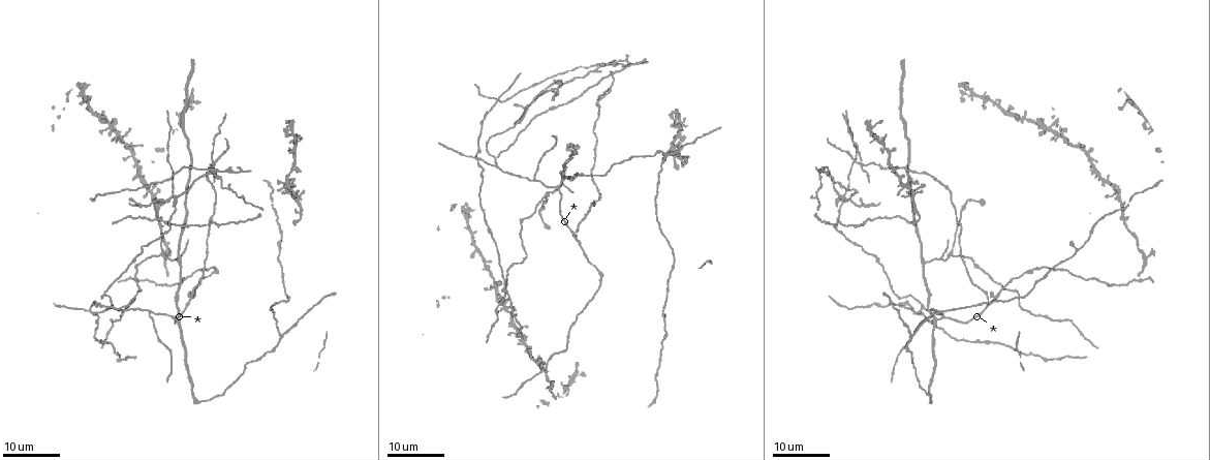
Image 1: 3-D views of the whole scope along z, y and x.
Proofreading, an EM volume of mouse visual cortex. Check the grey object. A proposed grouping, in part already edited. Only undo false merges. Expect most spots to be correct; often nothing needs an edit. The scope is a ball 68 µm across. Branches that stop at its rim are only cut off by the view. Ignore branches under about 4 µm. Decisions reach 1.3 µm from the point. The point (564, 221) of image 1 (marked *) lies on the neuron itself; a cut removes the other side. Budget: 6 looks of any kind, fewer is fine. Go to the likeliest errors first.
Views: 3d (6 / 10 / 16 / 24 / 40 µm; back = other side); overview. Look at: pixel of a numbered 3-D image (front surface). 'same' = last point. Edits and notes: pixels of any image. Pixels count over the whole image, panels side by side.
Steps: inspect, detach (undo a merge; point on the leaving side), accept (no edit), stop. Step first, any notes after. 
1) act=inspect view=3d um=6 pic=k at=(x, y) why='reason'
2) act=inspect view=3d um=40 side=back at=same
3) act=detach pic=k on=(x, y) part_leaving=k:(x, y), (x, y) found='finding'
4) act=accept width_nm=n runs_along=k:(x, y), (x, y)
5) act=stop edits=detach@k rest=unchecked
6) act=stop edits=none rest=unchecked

act=inspect view=3d um=24 pic=1 at=(842, 196)

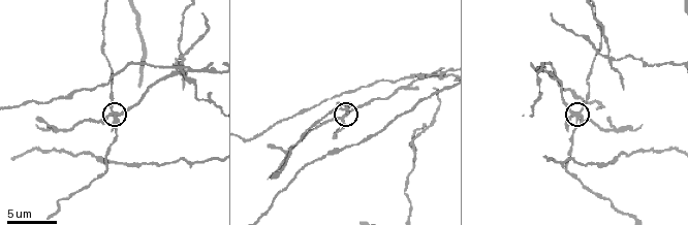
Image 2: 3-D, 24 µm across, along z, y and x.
act=inspect view=3d um=10 pic=2 at=(577, 115) why='closer look'

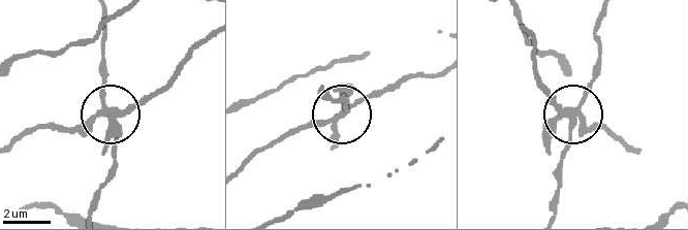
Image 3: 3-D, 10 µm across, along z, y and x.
act=detach pic=3 on=(121, 134) part_leaving=3:(110, 111), (155, 94), (208, 40) found='a second neuron is stuck on'

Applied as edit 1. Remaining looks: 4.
act=inspect view=3d um=24 pic=1 at=(479, 158) why='four arms meet'

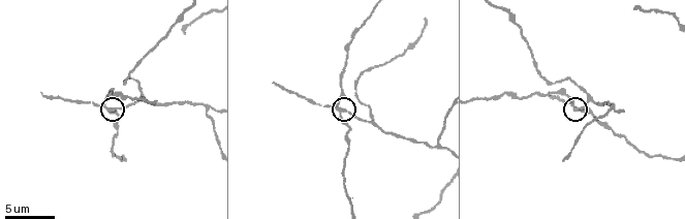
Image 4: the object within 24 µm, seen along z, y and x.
act=inspect view=3d um=10 pic=4 at=(575, 111) why='zoom in'

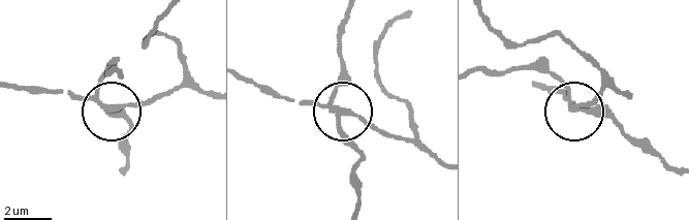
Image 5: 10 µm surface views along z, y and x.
act=detach pic=5 on=(347, 145) arms=4 part_leaving=5:(333, 113), (339, 134), (358, 158), (358, 206) found='a second neuron is stuck on'

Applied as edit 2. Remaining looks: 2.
act=stop edits=detach@3,detach@5 rest=unchecked

